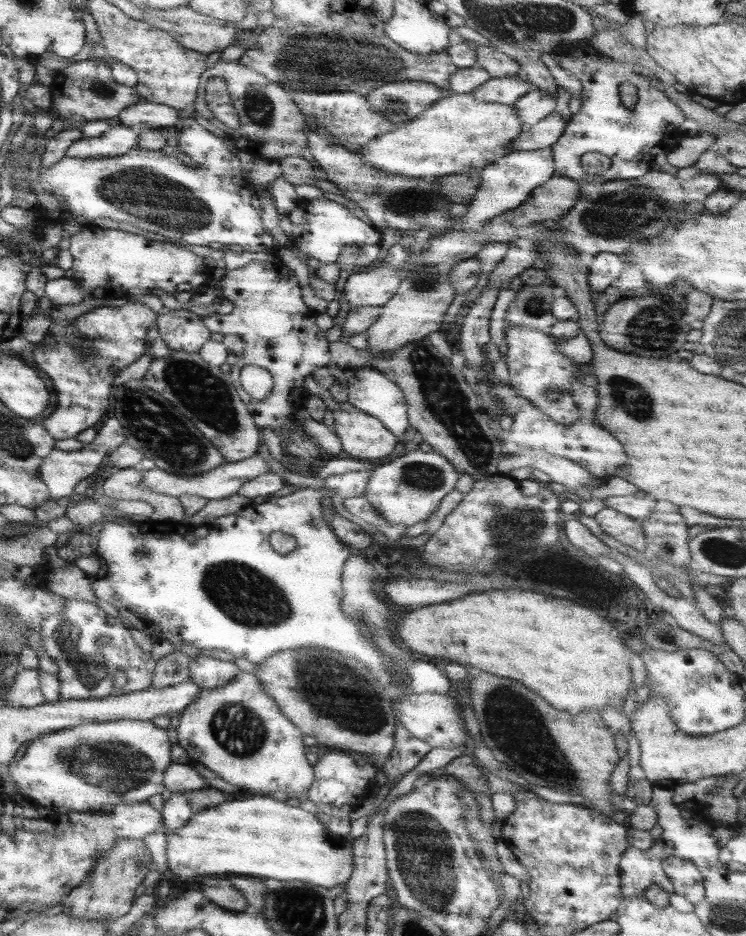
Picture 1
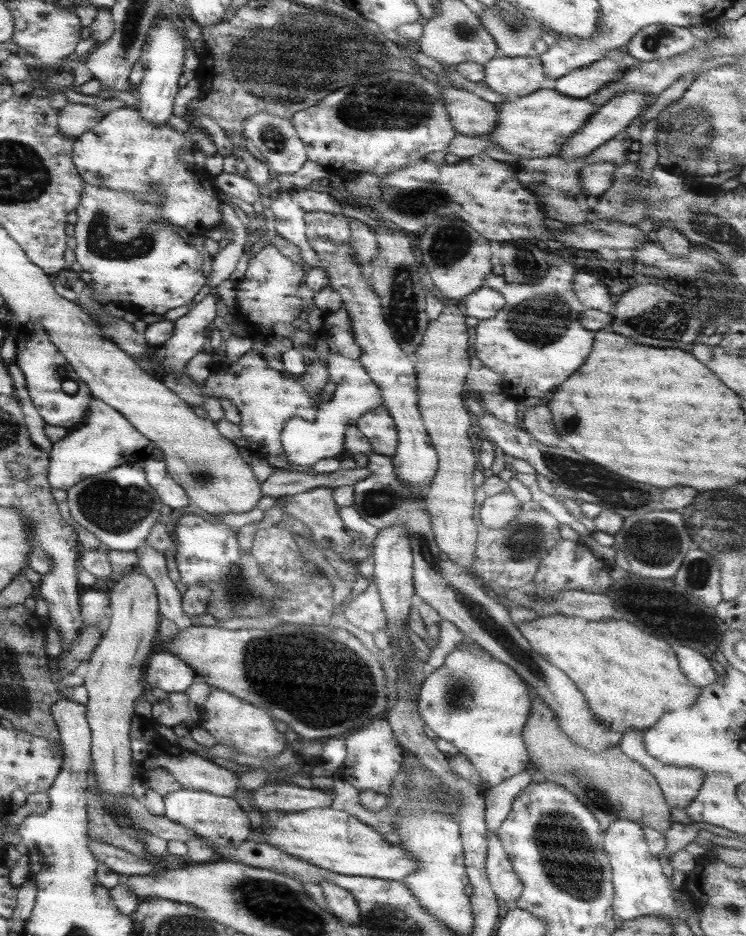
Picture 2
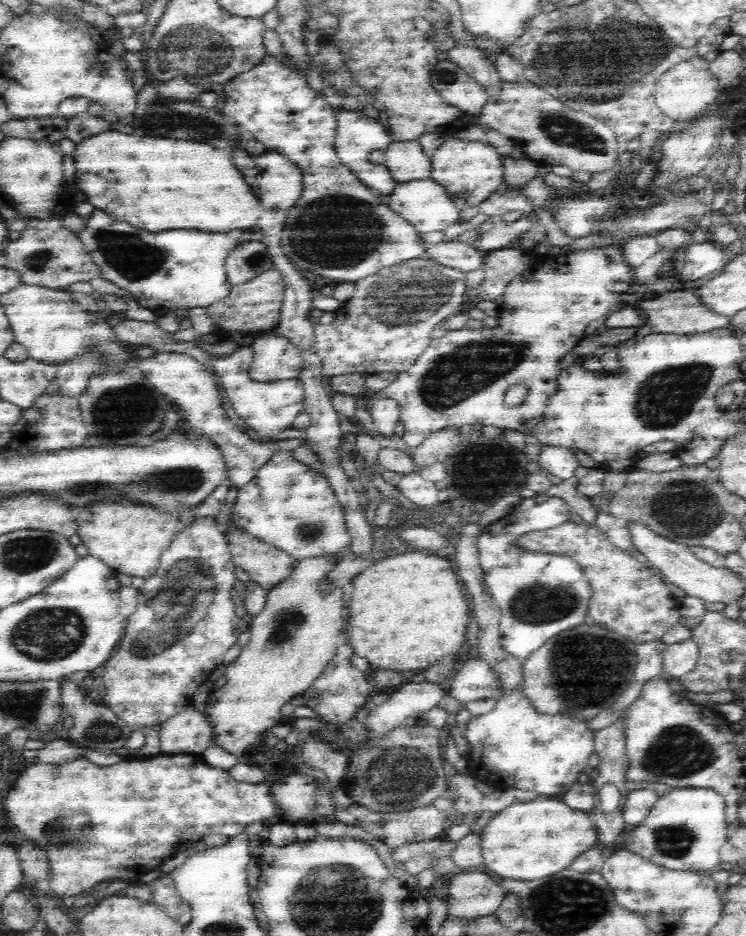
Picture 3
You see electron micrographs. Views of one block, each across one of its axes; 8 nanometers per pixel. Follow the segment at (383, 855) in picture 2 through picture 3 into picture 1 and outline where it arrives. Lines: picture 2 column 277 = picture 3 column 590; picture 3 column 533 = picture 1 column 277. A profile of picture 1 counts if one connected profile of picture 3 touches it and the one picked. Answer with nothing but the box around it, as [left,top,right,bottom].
[165,796,353,889]

